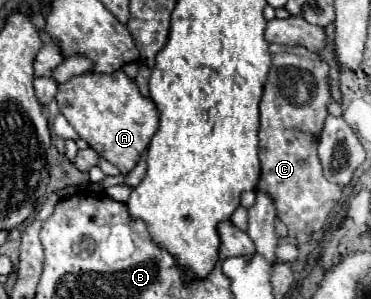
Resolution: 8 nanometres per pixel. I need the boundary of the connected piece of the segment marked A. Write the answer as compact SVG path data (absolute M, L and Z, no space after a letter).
M122 71L116 75L76 75L58 85L56 101L60 113L76 129L76 133L102 157L114 163L122 173L134 169L140 153L150 143L158 127L158 111L152 99L142 97L132 79Z

